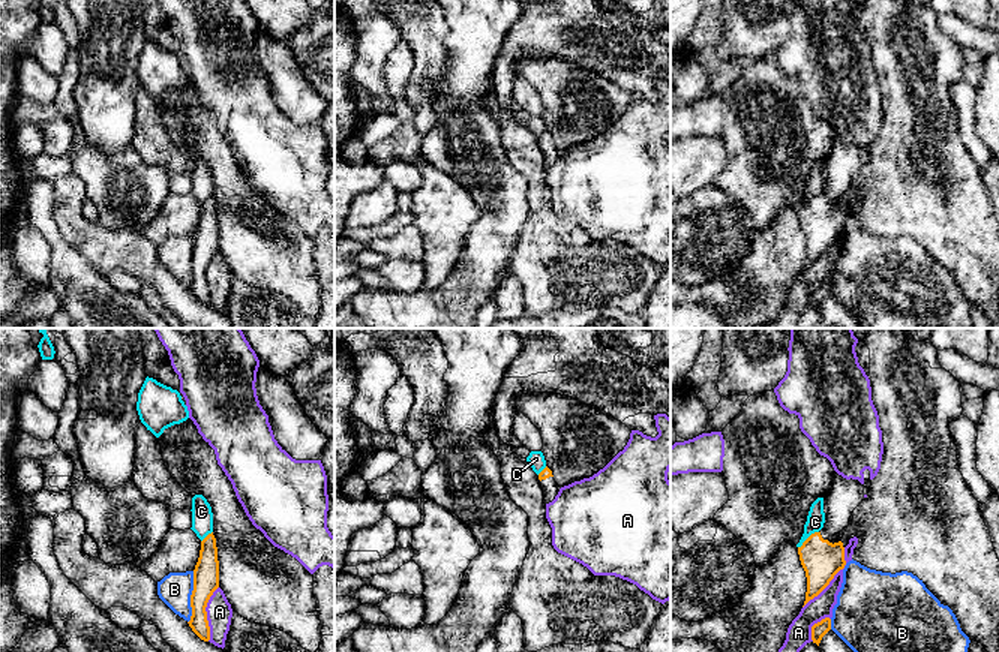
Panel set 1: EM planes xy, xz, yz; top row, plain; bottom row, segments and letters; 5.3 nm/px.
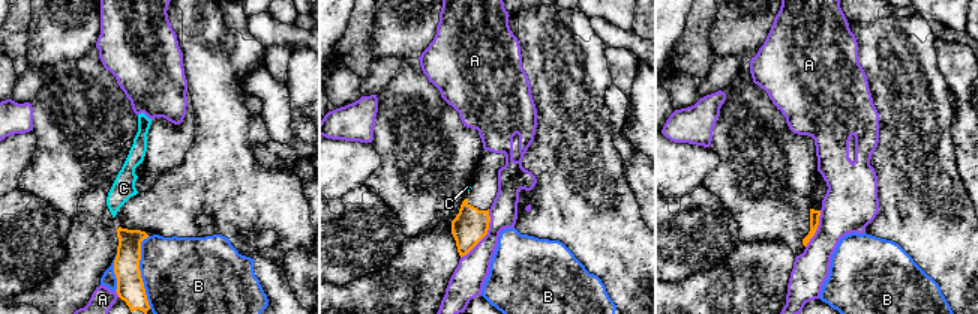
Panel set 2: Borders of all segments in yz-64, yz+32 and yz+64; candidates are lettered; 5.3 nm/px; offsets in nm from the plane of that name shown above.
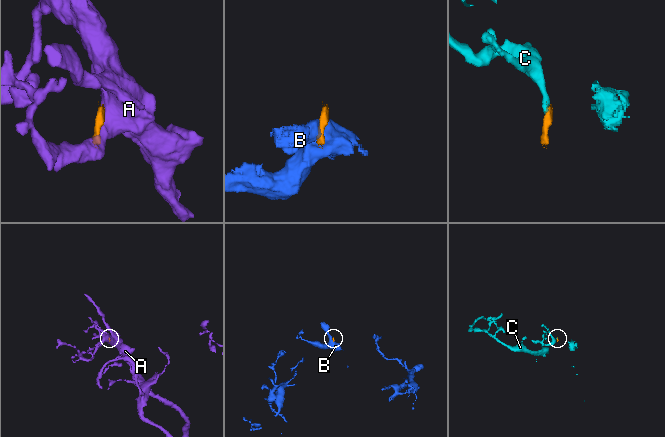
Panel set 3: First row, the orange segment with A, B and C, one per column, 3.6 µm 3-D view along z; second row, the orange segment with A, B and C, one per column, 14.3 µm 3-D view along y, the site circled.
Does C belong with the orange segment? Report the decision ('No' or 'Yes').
No

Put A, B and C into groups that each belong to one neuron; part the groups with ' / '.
A / B / C

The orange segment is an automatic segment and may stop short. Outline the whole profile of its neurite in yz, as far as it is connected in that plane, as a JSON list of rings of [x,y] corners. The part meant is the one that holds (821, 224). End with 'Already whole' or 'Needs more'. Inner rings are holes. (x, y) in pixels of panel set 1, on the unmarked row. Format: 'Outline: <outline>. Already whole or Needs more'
Outline: [[[834,135],[832,150],[824,162],[825,187],[819,196],[812,198],[798,219],[807,241],[804,270],[818,261],[844,232],[844,211],[840,205],[849,190],[854,174],[864,163],[864,148],[846,144]]]. Needs more

